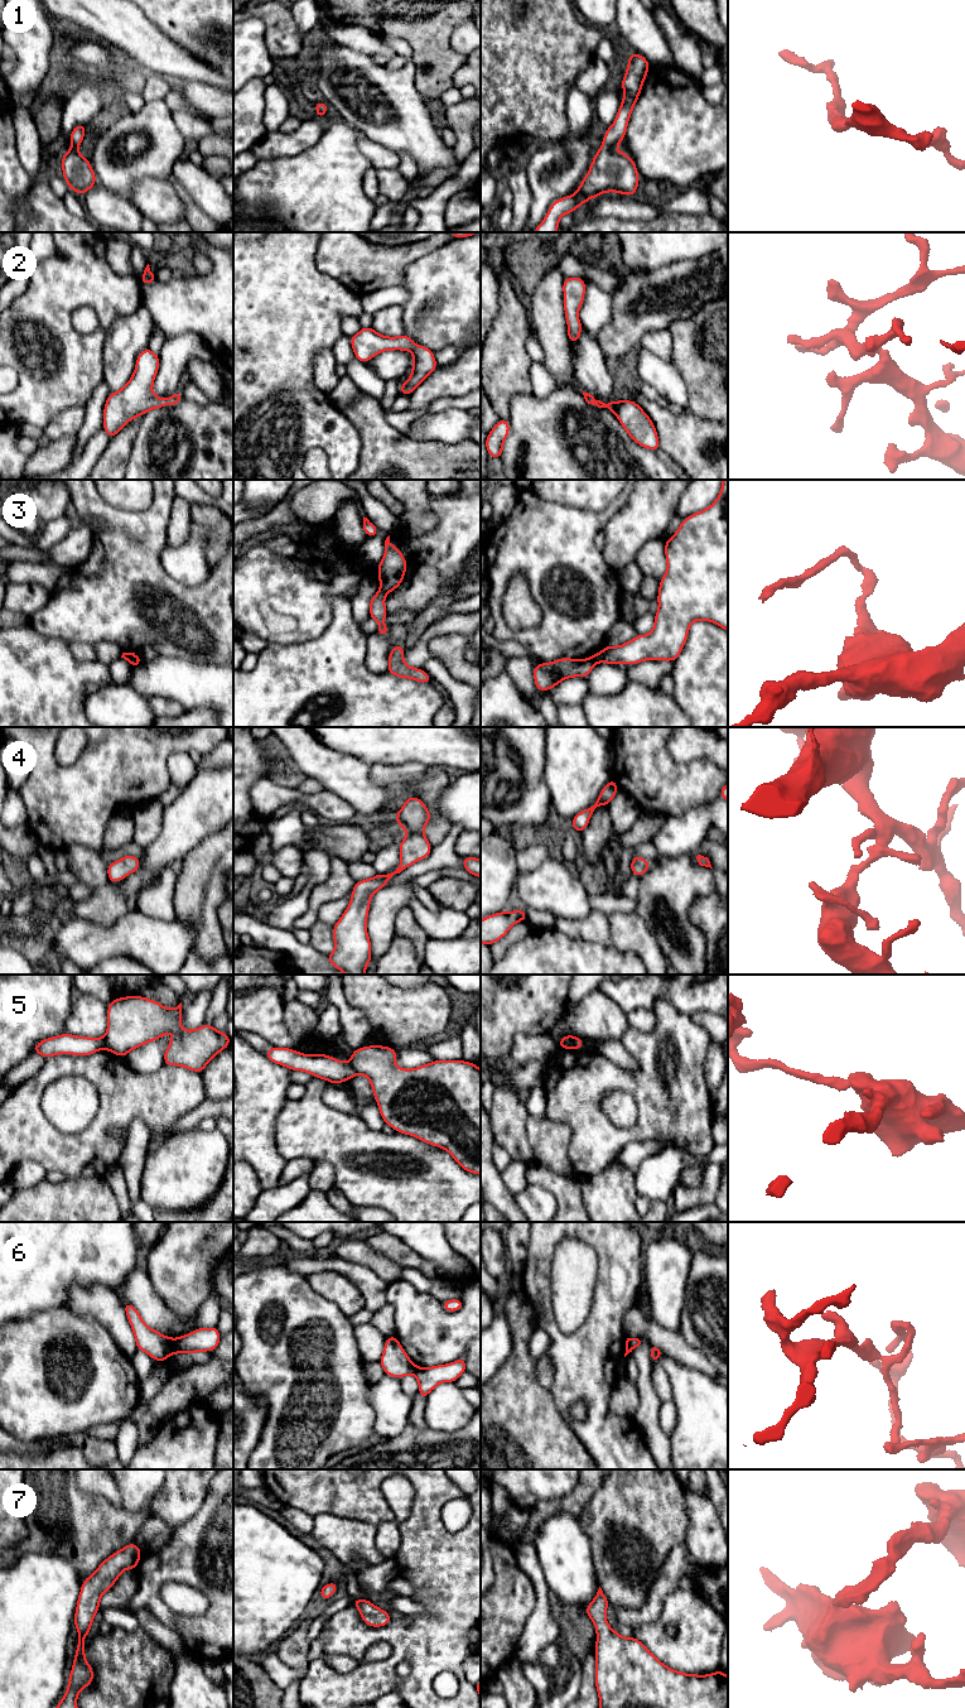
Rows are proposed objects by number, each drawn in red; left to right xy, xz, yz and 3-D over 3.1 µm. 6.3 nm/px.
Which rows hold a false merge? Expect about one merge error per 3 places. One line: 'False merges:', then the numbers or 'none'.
False merges: 3, 5, 6

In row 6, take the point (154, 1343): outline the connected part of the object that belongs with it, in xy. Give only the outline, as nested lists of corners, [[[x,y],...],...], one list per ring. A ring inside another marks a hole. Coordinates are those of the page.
[[[124,1303],[122,1307],[135,1336],[136,1348],[146,1352],[158,1363],[169,1358],[170,1338],[149,1328],[132,1304]]]

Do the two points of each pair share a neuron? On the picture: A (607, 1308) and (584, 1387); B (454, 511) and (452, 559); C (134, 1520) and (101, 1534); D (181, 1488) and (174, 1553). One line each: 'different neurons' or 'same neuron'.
A: same neuron
B: same neuron
C: same neuron
D: different neurons

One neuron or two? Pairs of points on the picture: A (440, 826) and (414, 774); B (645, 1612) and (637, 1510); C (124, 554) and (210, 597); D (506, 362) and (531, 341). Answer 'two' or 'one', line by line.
A: two
B: two
C: one
D: two

